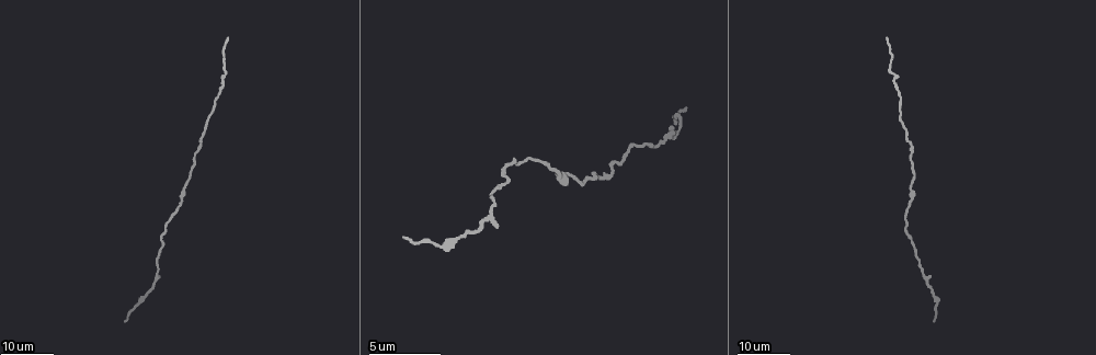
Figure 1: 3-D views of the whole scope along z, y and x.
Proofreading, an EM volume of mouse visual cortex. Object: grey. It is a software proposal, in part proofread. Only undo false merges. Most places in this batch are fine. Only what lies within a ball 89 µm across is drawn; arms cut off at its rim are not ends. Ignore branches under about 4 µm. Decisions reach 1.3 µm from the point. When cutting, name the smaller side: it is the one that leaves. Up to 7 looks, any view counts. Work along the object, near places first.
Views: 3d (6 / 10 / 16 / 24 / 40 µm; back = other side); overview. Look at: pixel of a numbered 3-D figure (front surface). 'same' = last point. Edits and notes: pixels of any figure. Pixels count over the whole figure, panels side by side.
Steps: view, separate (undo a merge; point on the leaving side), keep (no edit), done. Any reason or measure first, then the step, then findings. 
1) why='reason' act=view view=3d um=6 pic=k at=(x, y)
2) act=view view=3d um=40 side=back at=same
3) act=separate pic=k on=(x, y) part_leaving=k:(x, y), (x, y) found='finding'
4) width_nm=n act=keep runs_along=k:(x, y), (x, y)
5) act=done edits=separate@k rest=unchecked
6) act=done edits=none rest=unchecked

why='three-way junction' act=view view=3d um=16 pic=1 at=(894, 75)

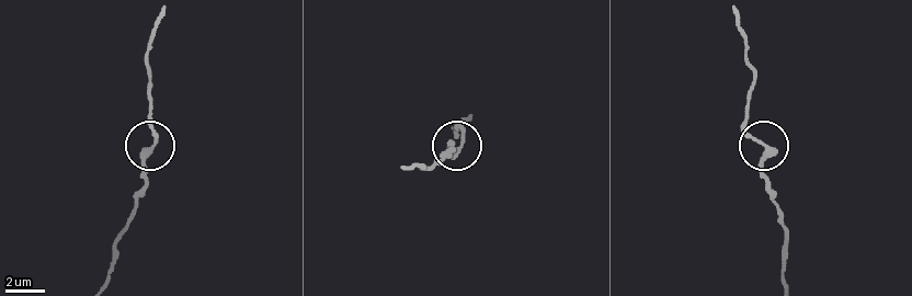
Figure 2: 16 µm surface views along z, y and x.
act=view view=3d um=6 pic=2 at=(460, 140)

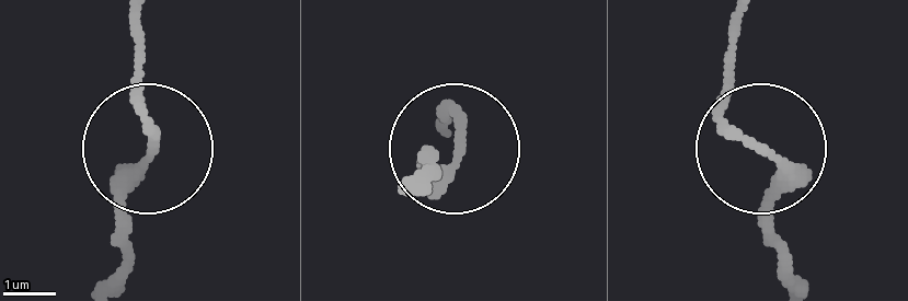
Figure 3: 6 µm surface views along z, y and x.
arms=3 act=keep runs_along=3:(114, 273), (127, 181), (153, 138), (140, 15) found='all the same neuron'

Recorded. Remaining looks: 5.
why='sudden change in width' act=view view=3d um=24 pic=1 at=(181, 199)

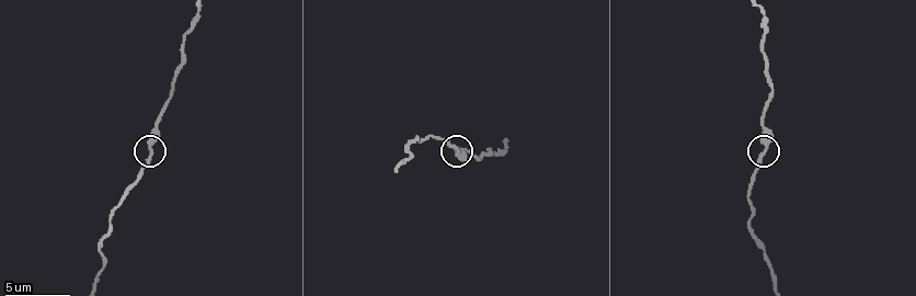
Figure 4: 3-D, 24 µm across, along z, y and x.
act=view view=3d um=6 pic=4 at=(762, 152)

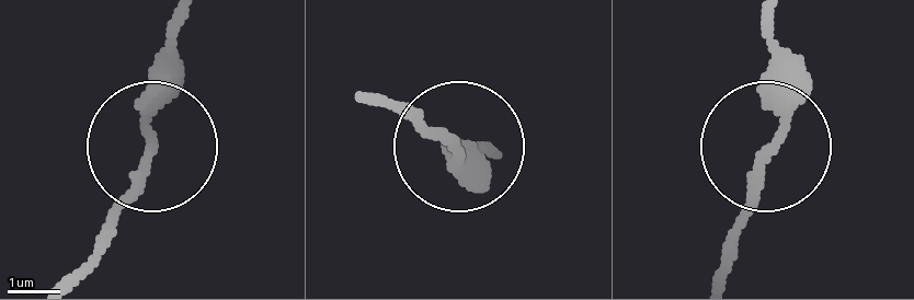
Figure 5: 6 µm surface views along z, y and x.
act=keep runs_along=5:(770, 12), (779, 117), (718, 269) found='continuous, no second neuron'

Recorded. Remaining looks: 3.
why='sudden change in width' act=view view=3d um=16 pic=1 at=(933, 296)

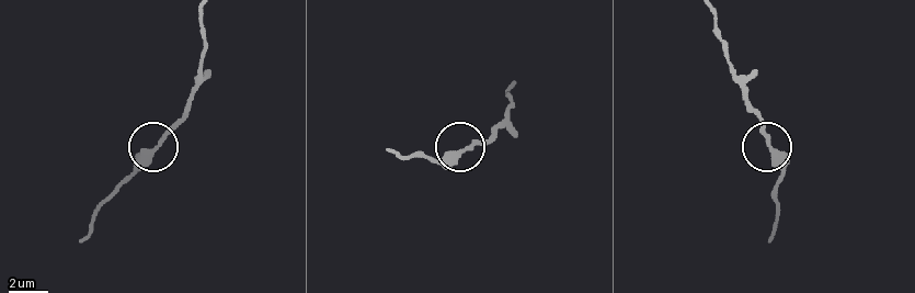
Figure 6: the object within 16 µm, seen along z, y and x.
act=view view=3d um=10 pic=6 at=(466, 150)

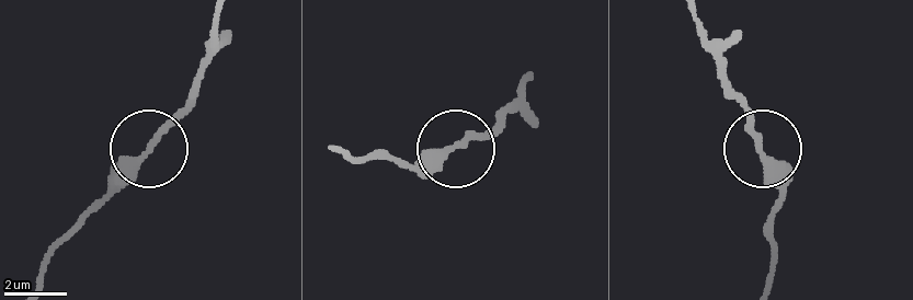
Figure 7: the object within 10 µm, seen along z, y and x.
why='other side' act=view view=3d um=10 side=back pic=7 at=(762, 151)

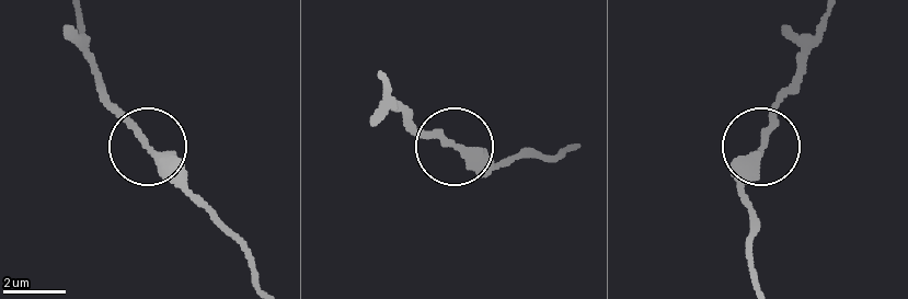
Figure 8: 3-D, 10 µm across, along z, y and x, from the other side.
width_nm=270 act=keep runs_along=8:(828, 12), (805, 75), (779, 106), (745, 206) found='one neuron here'

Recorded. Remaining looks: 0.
act=done edits=none rest=unchecked

